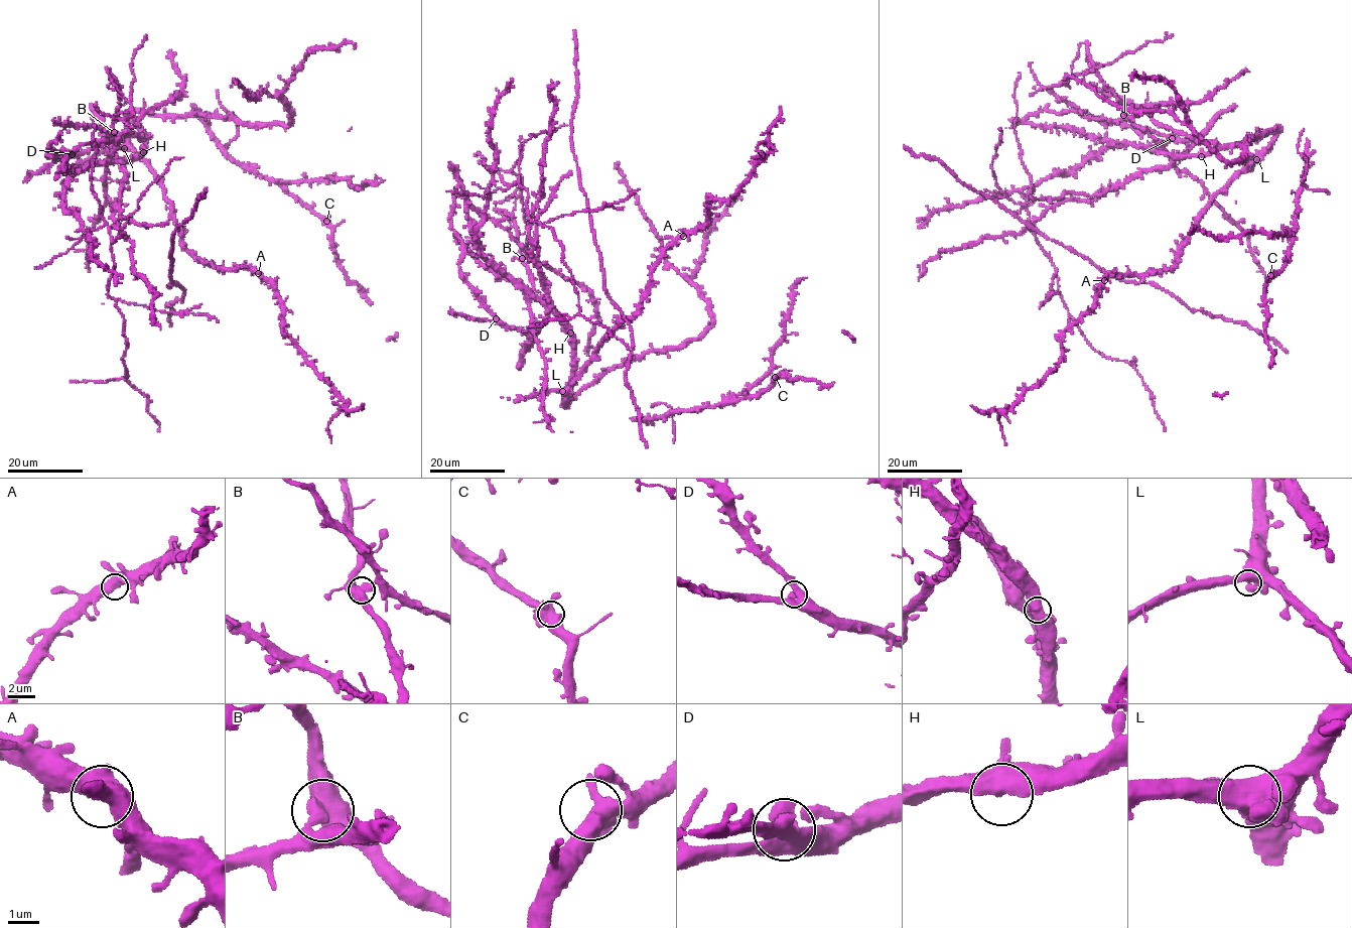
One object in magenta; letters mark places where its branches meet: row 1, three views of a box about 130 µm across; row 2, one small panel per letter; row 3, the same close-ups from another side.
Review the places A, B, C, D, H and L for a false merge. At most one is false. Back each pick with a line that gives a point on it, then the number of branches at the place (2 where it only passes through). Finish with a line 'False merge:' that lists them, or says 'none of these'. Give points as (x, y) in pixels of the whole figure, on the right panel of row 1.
B: place (1123, 115); branches 3
False merge: B

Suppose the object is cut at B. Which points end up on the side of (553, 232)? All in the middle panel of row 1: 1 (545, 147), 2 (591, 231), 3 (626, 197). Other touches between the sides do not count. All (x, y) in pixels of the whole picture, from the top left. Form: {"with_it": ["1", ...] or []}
{"with_it": ["3"]}

